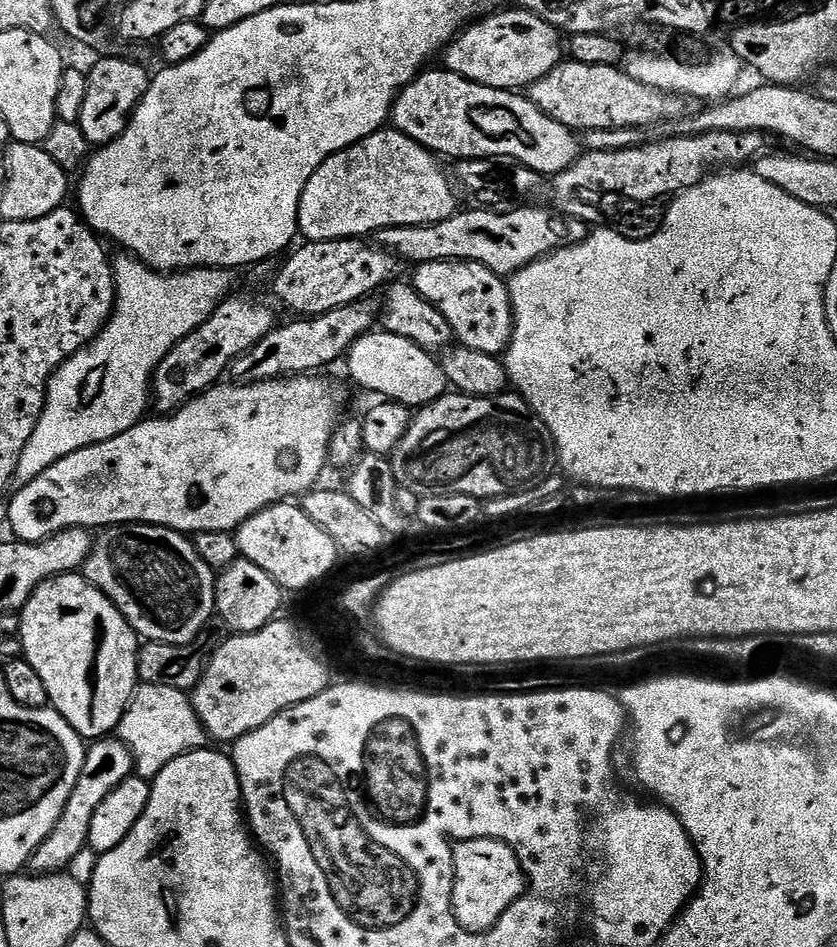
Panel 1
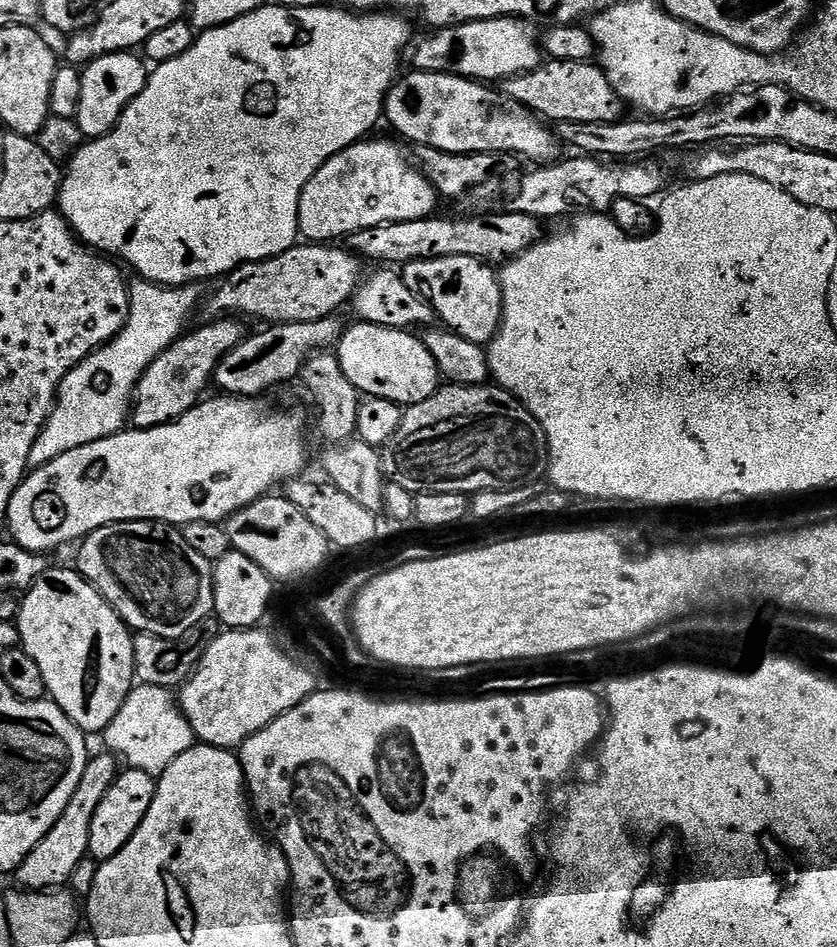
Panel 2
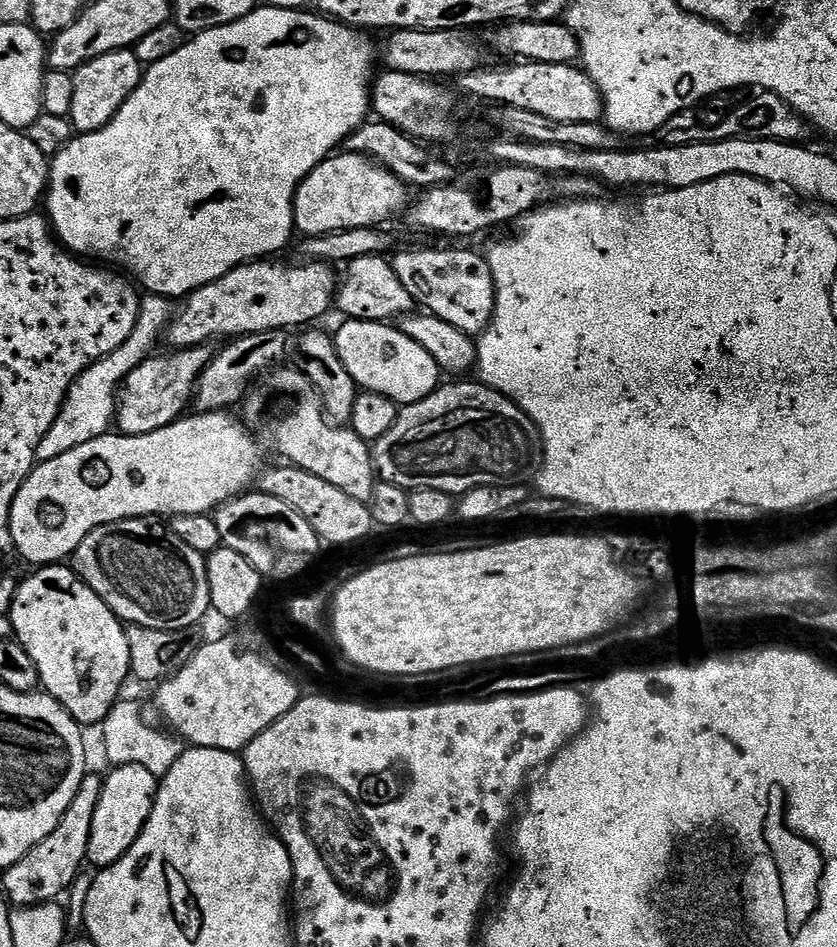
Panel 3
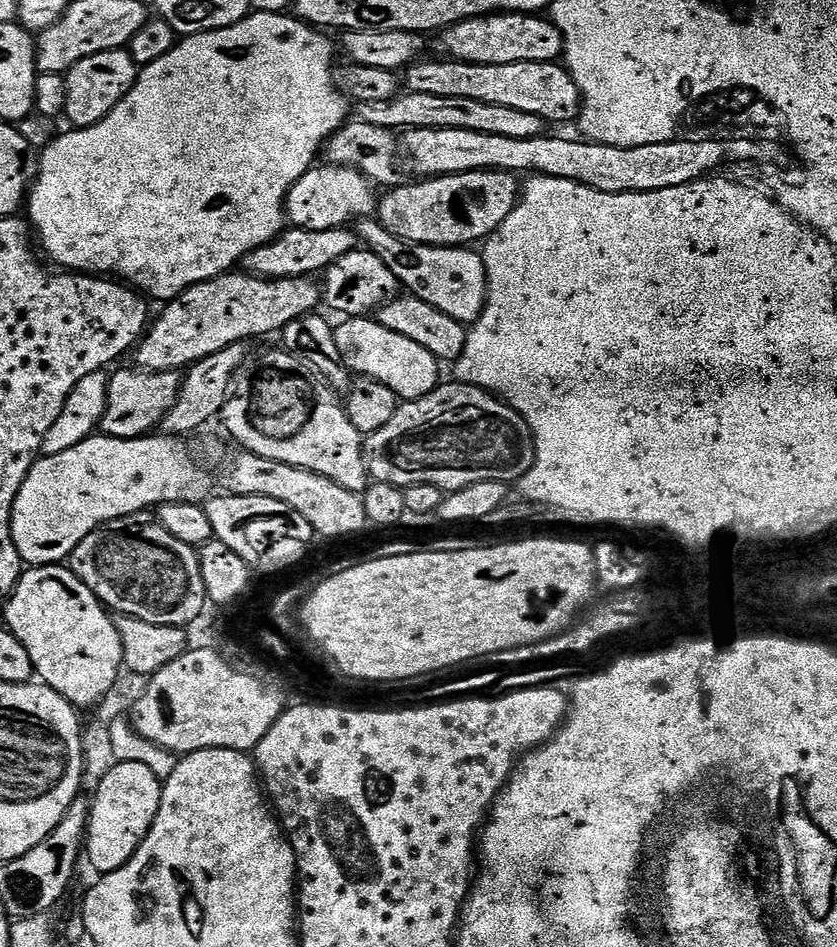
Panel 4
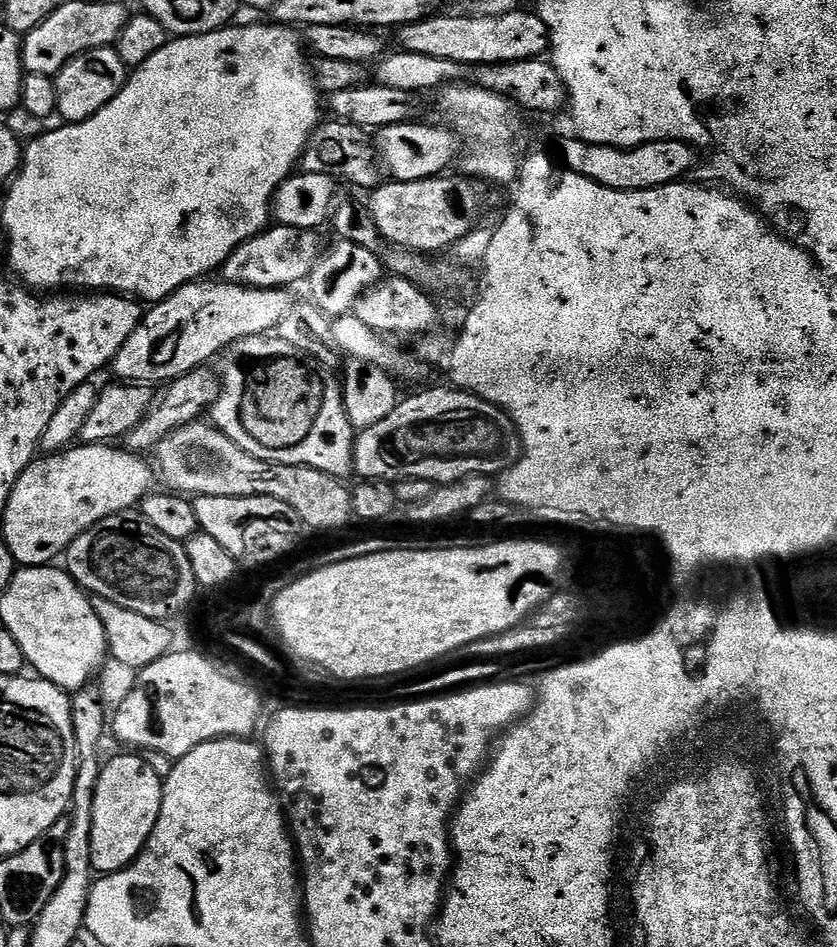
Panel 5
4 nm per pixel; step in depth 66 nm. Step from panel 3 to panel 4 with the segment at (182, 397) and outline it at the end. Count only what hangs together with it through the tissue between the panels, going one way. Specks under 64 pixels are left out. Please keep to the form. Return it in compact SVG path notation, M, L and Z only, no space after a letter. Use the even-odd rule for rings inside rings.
M117 367L116 373L108 376L108 401L99 431L105 436L138 440L151 433L164 421L164 416L176 404L180 396L180 372L146 372L132 368Z

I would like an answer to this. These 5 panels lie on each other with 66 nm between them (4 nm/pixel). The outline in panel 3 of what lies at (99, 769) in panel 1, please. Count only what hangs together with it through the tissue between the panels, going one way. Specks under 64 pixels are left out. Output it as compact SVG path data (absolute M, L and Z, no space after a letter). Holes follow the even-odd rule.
M85 775L74 802L70 802L66 814L54 831L42 843L34 846L34 850L30 850L30 854L23 856L17 864L3 869L3 895L9 905L29 908L35 904L51 904L59 901L59 896L75 882L80 867L85 867L88 858L90 826L94 822L94 810L98 806L103 785L104 781L99 775Z

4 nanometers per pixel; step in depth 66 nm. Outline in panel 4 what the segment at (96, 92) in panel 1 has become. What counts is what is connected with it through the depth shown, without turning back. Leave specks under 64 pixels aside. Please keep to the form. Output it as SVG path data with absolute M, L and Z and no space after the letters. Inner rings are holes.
M122 48L106 50L102 54L94 54L90 58L82 58L64 76L66 86L66 102L64 116L73 129L89 128L102 118L106 118L122 102L122 98L136 84L138 65L132 60L128 51Z

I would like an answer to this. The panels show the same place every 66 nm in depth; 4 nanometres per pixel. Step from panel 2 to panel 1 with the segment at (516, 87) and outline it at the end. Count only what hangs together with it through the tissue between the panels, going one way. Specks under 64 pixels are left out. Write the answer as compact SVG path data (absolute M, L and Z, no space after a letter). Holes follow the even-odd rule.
M569 59L561 62L546 78L538 78L530 89L530 98L542 114L554 118L554 122L562 122L562 126L583 134L590 130L614 130L615 128L649 128L651 124L659 124L669 118L679 118L689 111L689 97L673 95L671 99L659 92L654 86L646 86L634 78L630 78L623 67L617 65L584 65L580 61Z

